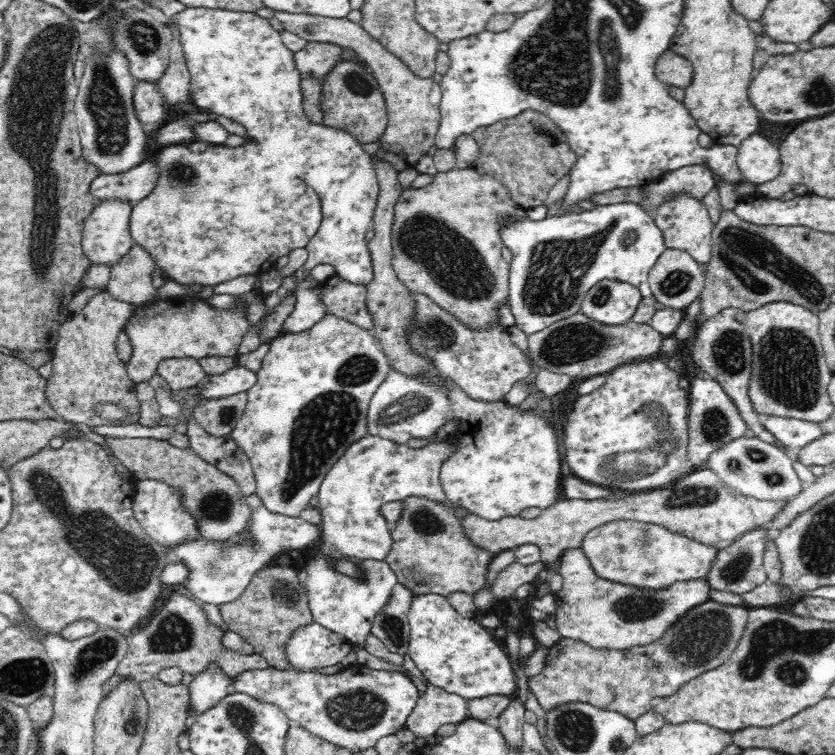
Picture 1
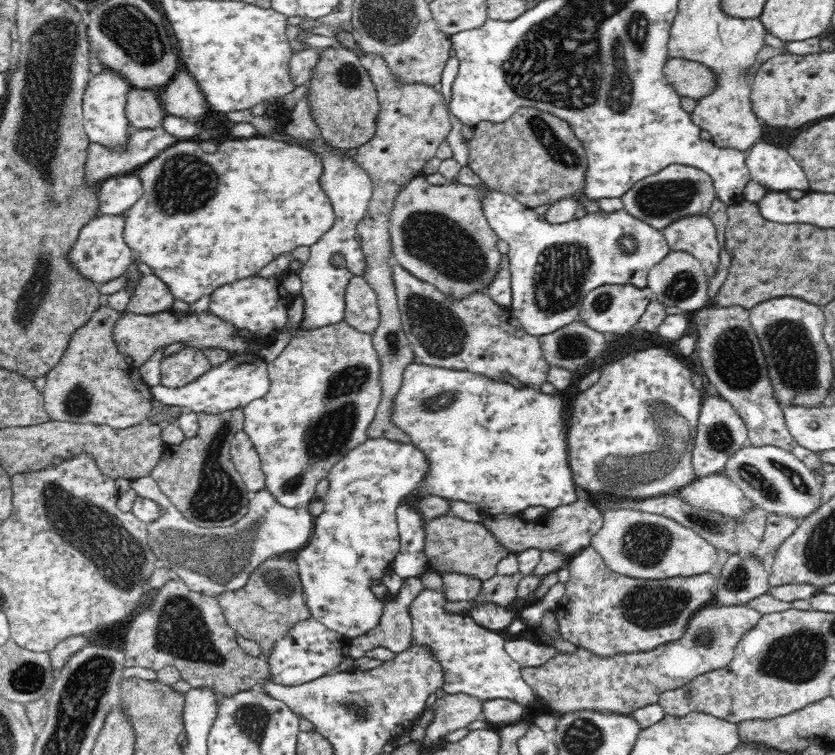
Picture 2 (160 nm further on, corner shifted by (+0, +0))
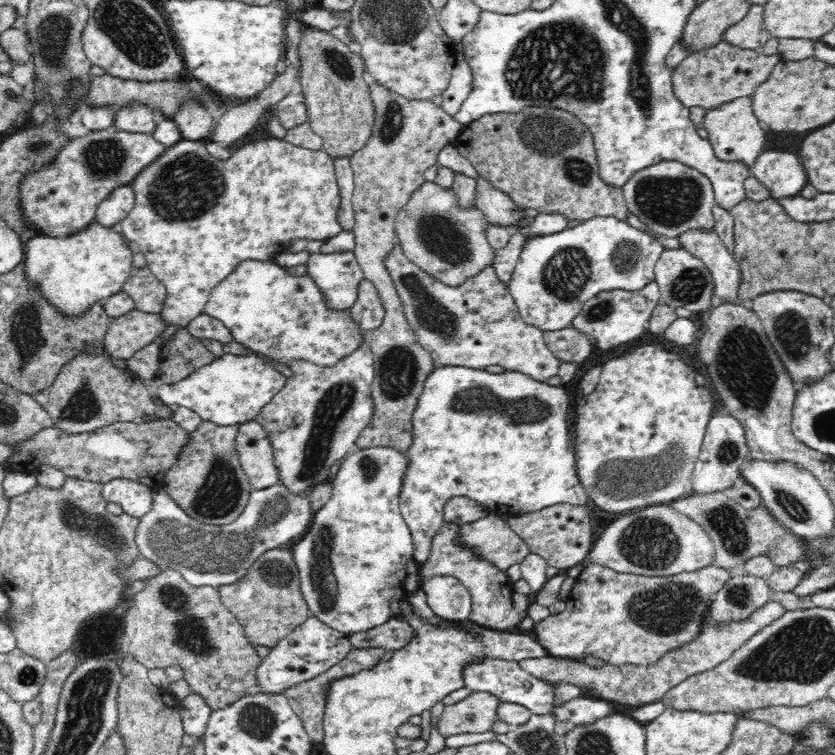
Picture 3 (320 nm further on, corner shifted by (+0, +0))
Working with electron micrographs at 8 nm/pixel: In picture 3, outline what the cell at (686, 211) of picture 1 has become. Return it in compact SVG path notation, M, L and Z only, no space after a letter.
M698 229L687 230L679 237L681 246L694 256L697 256L711 270L715 284L715 295L728 303L739 300L739 286L741 283L741 266L712 231Z

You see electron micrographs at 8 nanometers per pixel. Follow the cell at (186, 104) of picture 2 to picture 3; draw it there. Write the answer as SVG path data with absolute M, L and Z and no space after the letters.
M184 103L172 119L180 129L180 138L184 140L200 142L213 132L212 115L196 103Z

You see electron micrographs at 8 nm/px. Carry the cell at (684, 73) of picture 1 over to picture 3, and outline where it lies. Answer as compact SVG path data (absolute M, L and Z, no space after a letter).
M722 40L713 47L690 53L673 69L673 91L688 108L701 106L708 112L737 98L752 96L755 88L768 80L780 61L782 58L778 53L762 54L760 50L746 50Z

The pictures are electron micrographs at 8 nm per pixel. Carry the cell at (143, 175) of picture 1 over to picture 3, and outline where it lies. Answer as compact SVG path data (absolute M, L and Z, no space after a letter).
M130 185L113 190L96 209L96 222L105 227L118 227L134 206L134 191Z

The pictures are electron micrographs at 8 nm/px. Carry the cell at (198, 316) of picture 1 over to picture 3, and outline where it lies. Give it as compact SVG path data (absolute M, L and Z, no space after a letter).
M131 310L110 320L104 341L106 352L112 357L128 360L154 342L164 329L160 314Z

